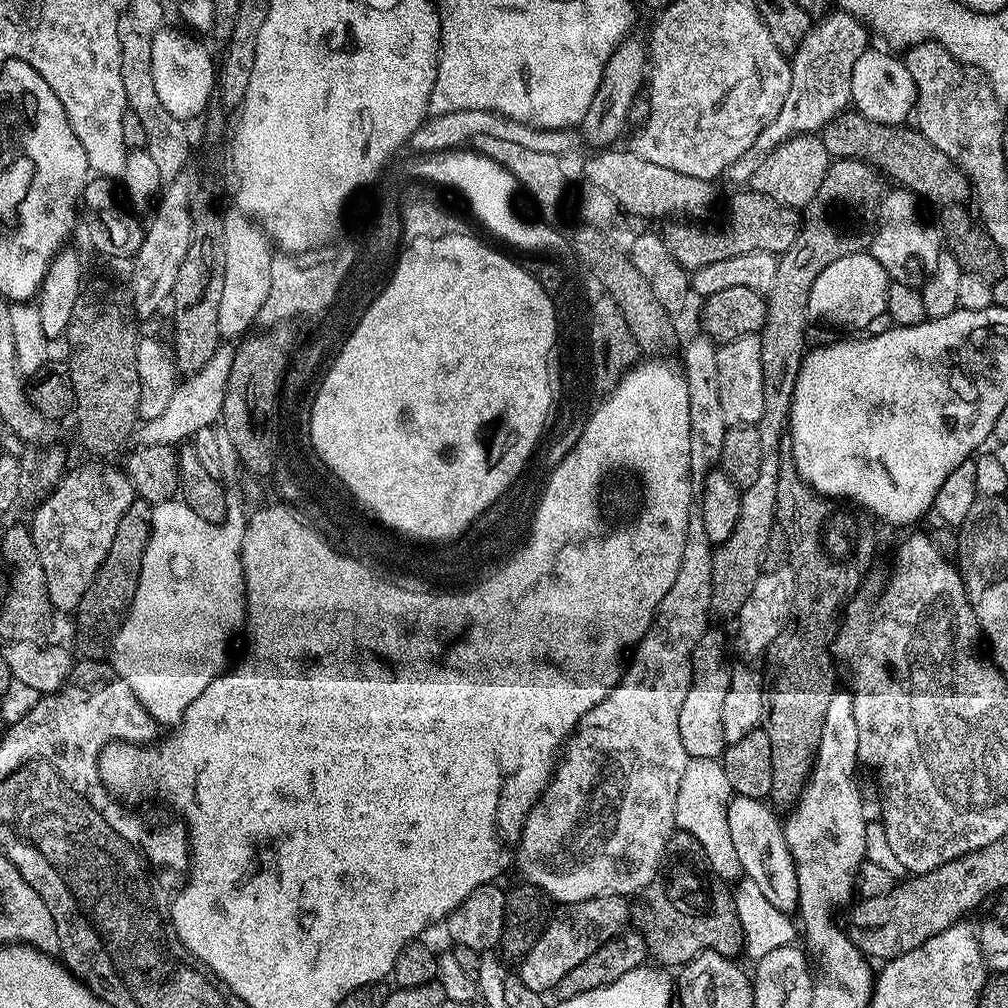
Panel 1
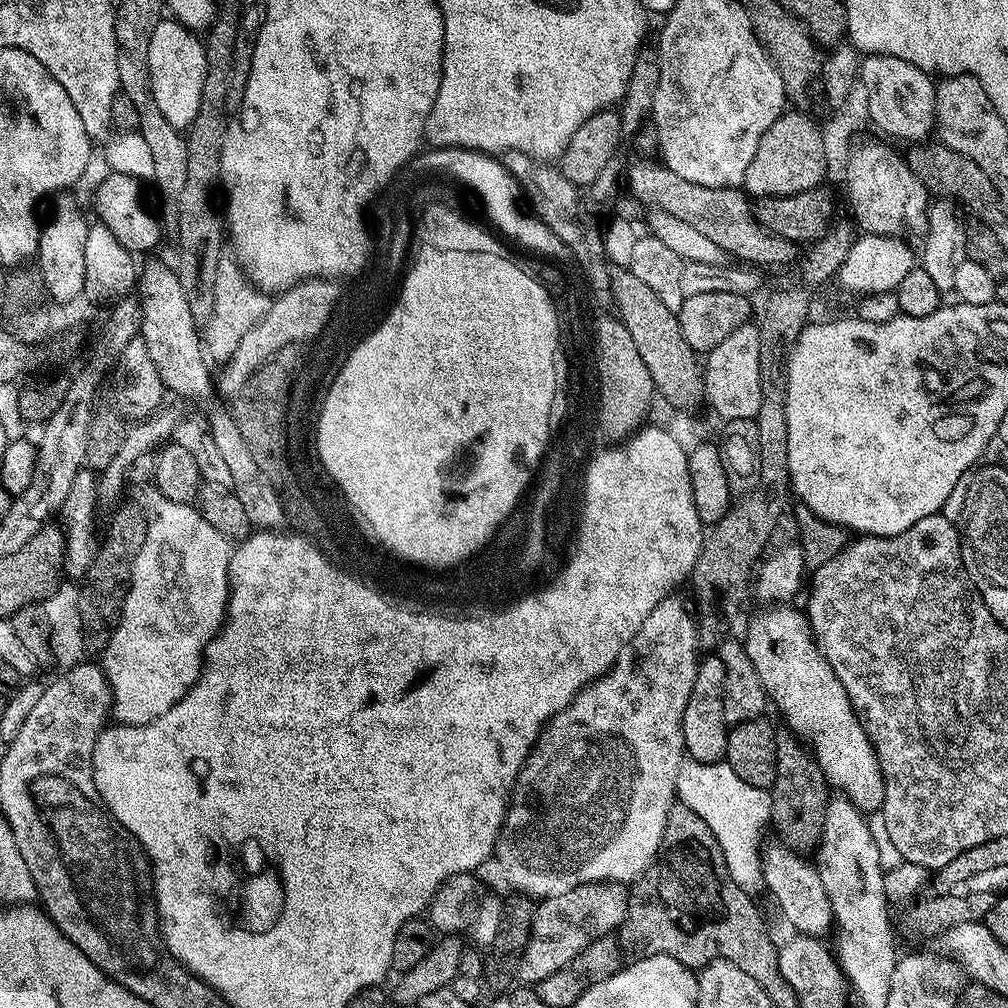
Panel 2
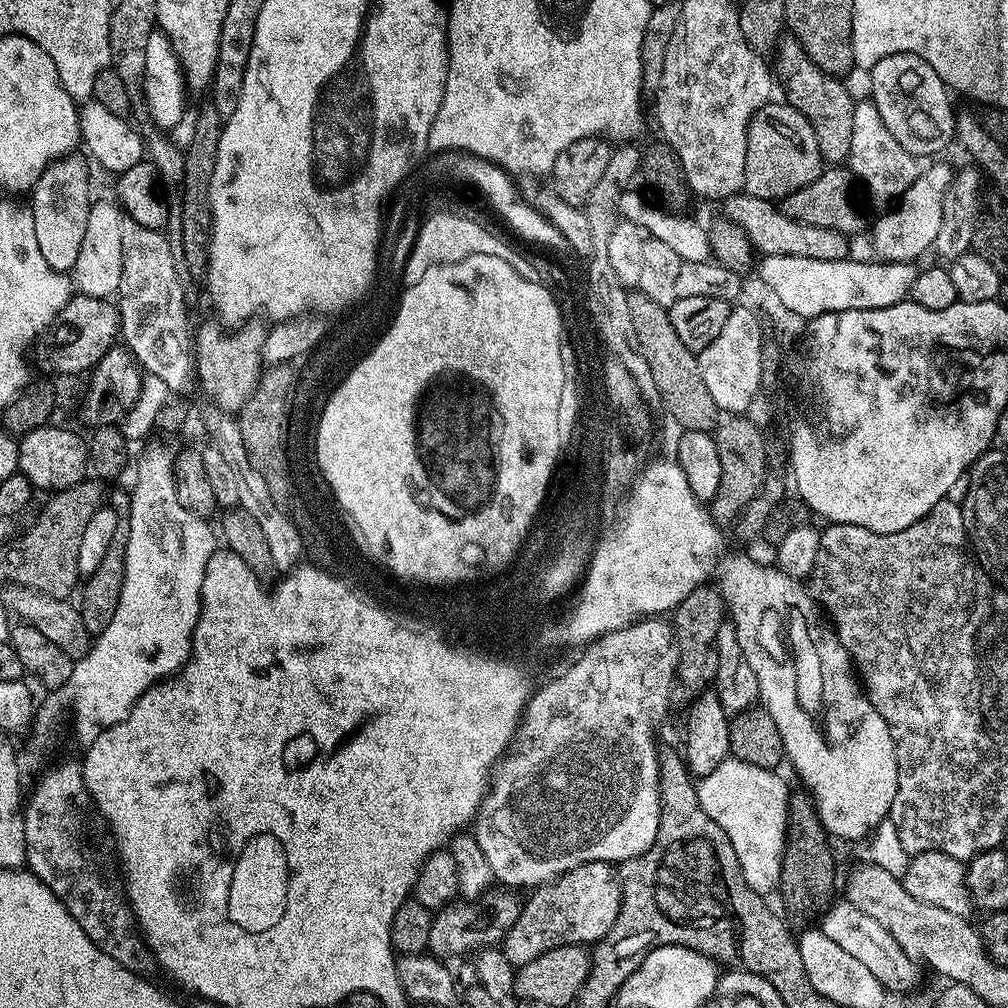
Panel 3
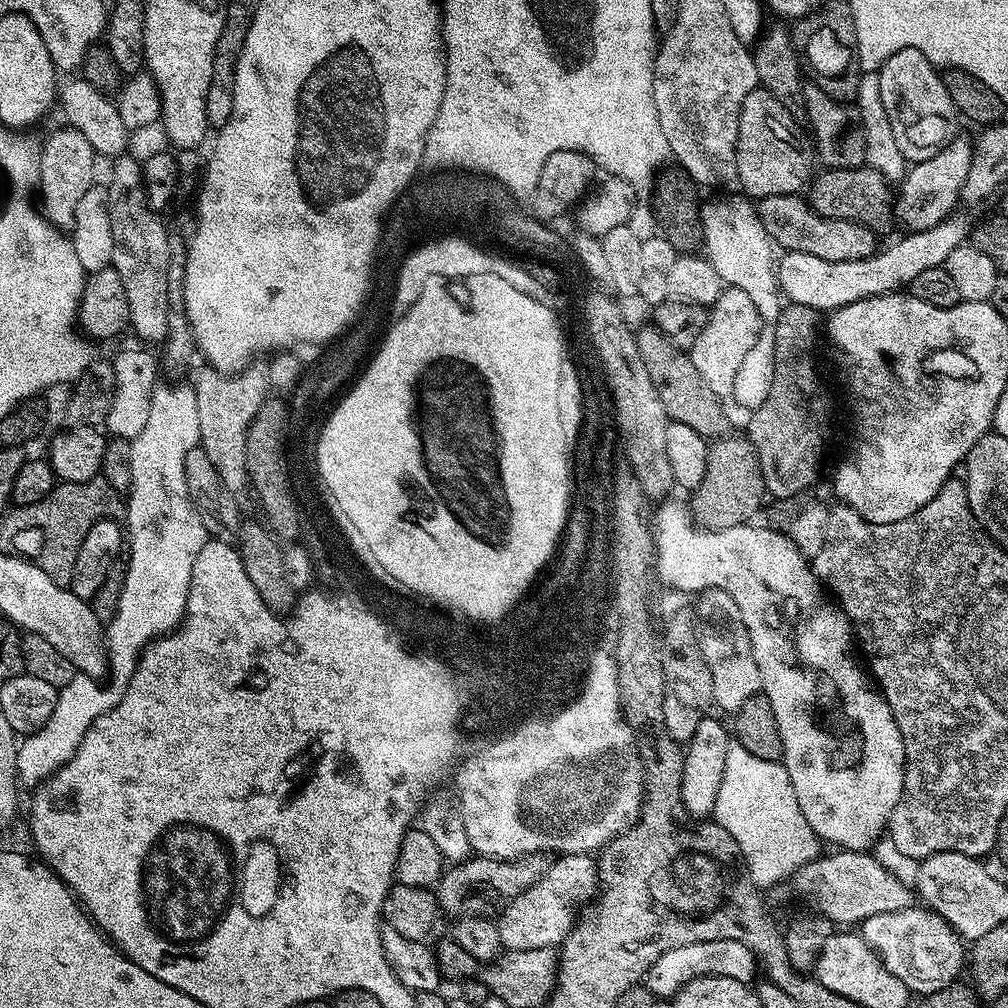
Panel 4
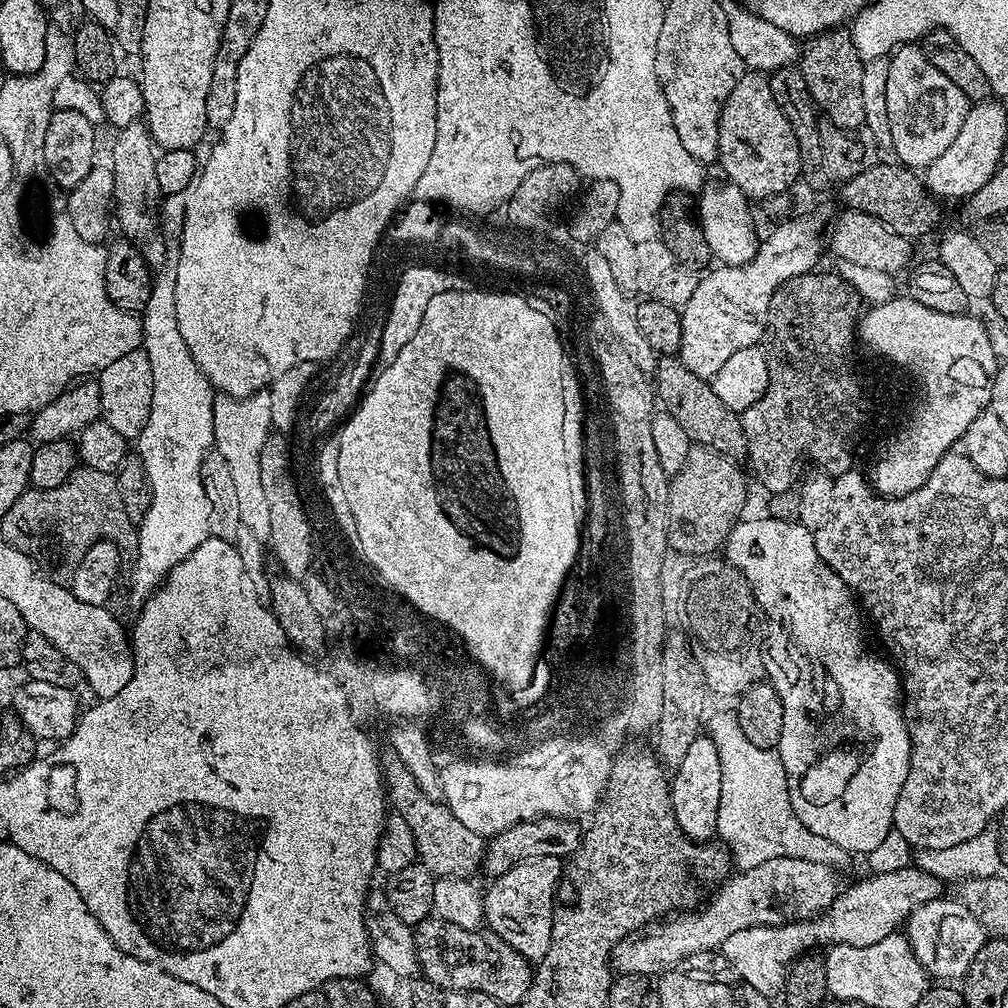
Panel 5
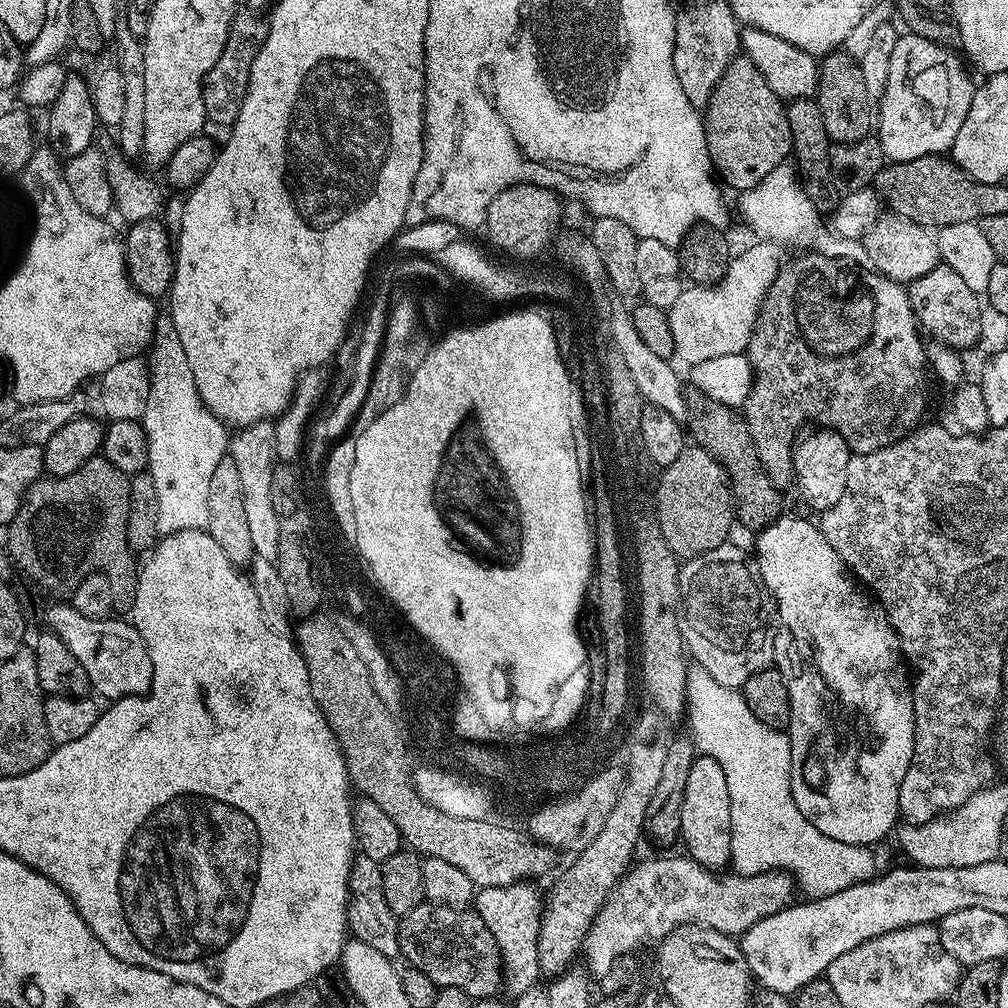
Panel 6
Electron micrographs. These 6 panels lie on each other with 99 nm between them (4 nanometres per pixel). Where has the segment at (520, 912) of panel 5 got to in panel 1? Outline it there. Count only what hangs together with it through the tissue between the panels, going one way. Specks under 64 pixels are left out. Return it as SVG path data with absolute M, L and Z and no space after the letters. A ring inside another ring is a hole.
M623 896L590 898L586 902L561 907L559 911L557 916L555 913L549 919L543 934L538 938L538 942L534 942L534 946L518 964L520 967L518 975L522 978L522 982L526 982L526 986L530 986L530 990L541 994L548 994L555 990L558 982L562 982L562 978L566 978L566 974L570 974L570 970L574 970L574 966L578 966L578 962L586 962L586 958L590 958L590 954L594 954L594 950L598 950L598 946L610 942L610 938L620 935L630 924L630 904Z

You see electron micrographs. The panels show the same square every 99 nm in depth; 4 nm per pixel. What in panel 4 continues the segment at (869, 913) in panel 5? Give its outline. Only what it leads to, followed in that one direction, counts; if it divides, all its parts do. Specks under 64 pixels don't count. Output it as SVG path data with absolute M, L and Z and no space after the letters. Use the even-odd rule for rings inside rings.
M711 940L710 942L694 942L683 944L677 948L666 950L648 968L646 986L657 998L671 998L676 992L686 986L686 982L698 976L725 976L738 982L751 985L752 979L758 976L758 961L751 948L742 946L737 940Z

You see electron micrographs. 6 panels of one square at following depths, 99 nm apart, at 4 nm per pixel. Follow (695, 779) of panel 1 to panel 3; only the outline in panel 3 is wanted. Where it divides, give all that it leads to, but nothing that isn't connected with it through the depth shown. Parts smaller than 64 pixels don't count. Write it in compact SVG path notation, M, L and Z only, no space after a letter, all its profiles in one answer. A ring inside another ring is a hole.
M729 758L718 770L699 777L696 785L696 797L702 810L726 830L726 838L730 838L730 846L734 846L734 854L738 854L746 886L761 894L777 891L782 870L790 787L780 774L771 768L750 766L748 762Z

